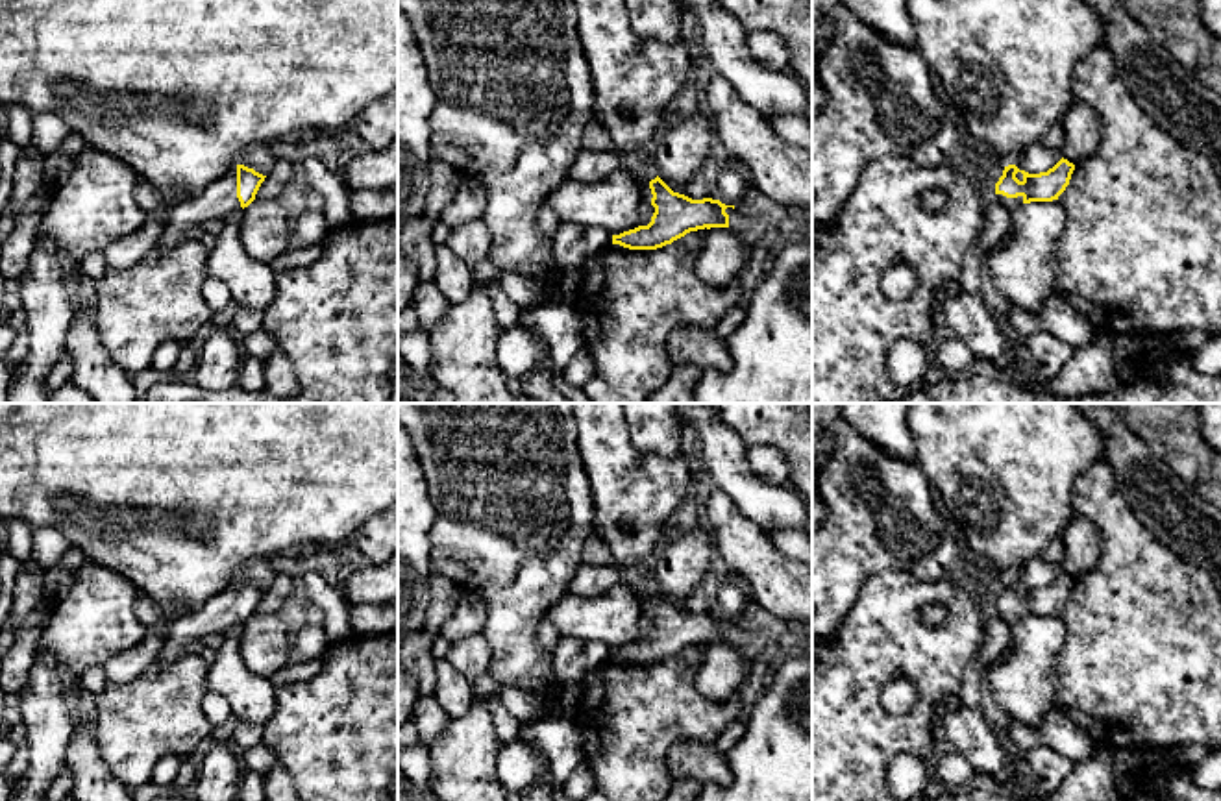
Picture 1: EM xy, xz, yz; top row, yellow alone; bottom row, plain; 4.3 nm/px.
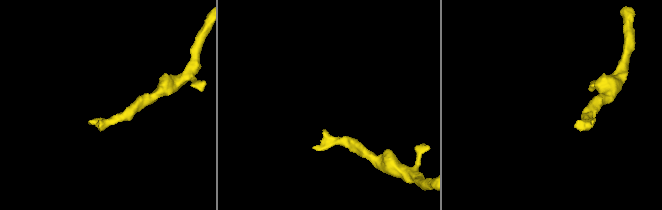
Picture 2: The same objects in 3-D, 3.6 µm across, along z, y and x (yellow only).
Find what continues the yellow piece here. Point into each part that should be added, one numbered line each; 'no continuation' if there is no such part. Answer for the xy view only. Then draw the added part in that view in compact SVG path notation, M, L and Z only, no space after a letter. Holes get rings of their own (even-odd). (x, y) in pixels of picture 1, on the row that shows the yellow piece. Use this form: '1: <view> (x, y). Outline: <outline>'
1: xy (219, 198). Outline: M237 166L216 181L209 183L198 196L185 198L170 211L170 220L163 226L155 252L178 246L179 240L198 224L240 211L237 198Z

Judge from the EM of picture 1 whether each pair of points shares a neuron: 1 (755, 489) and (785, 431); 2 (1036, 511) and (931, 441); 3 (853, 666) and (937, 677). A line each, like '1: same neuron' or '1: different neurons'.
1: different neurons
2: same neuron
3: same neuron

